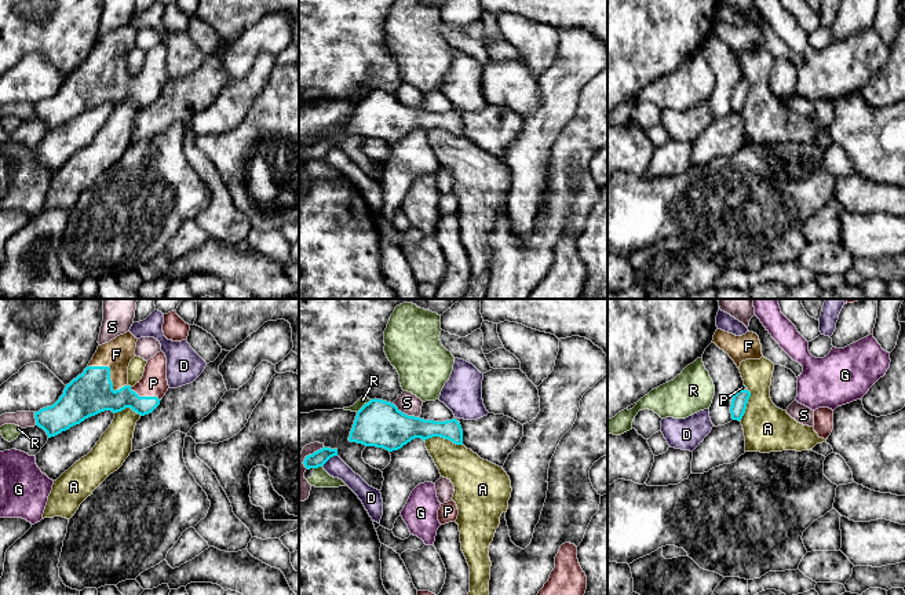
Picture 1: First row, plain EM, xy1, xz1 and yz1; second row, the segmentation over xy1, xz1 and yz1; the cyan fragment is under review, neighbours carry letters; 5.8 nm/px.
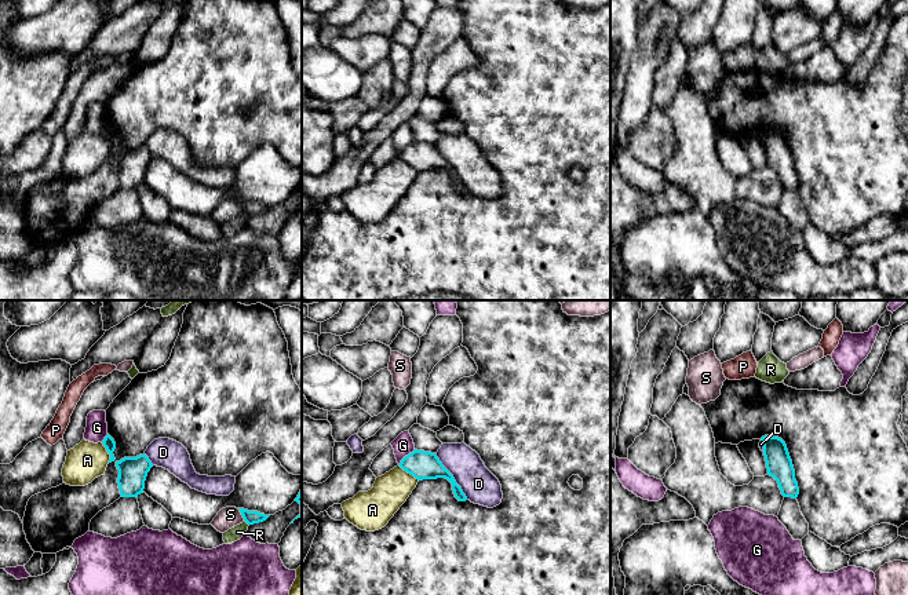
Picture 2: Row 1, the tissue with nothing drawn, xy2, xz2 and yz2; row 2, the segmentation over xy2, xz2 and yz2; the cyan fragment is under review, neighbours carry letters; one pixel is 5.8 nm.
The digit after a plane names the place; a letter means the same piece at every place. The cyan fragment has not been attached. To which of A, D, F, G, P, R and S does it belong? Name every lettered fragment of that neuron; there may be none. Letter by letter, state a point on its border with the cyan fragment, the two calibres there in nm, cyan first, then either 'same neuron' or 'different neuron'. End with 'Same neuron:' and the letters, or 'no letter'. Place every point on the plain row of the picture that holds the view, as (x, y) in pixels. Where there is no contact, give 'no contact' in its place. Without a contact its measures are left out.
A: xz1 (444, 128) | 170/220 nm | different neuron
D: xz2 (452, 168) | 160/200 nm | different neuron
F: xy1 (109, 66) | 260/170 nm | same neuron
G: xz2 (405, 148) | 160/120 nm | different neuron
P: xy1 (145, 88) | 160/160 nm | same neuron
R: xz1 (364, 97) | 280/50 nm | different neuron
S: xz1 (404, 105) | 280/120 nm | different neuron
Same neuron: F, P

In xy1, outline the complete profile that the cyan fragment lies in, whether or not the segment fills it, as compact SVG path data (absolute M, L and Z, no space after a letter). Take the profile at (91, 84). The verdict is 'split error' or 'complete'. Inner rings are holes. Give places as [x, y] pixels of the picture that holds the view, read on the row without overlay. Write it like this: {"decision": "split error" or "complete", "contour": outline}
{"decision": "split error", "contour": "M127 23L109 34L98 37L88 58L81 66L66 76L59 91L54 96L34 103L36 117L43 120L48 129L51 129L105 102L117 105L125 99L131 99L141 107L152 105L169 80L167 48L160 43L150 50L145 58L142 70L131 79L128 76L128 58L135 48L136 33L138 30L131 23Z"}

